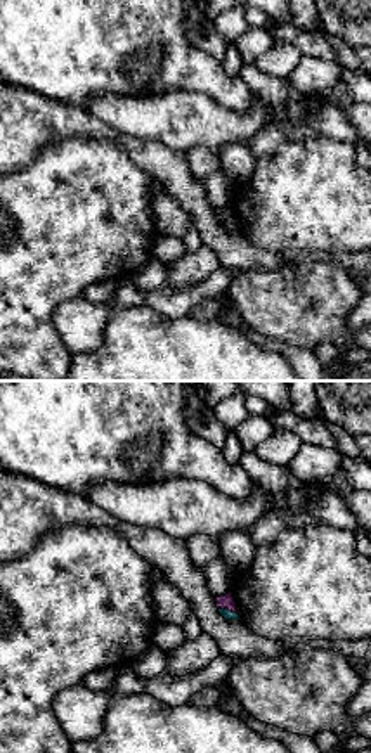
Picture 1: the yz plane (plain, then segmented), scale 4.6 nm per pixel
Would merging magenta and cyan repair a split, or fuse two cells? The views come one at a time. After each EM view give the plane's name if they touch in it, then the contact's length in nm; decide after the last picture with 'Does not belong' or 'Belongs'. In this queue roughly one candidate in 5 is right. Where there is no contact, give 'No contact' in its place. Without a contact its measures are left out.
Touches magenta in yz. Shared border 90 nm

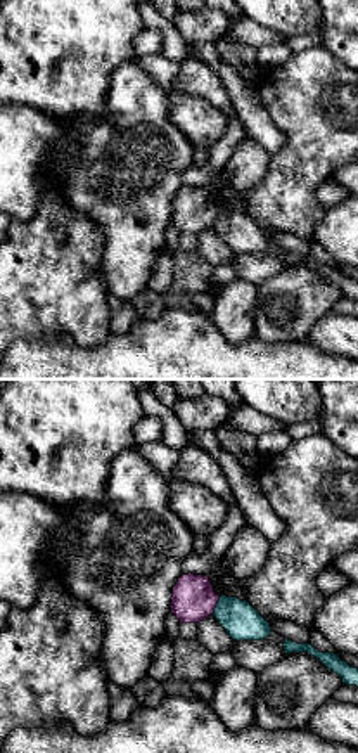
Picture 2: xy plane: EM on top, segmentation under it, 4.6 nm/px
Touches magenta in xy. Shared border 100 nm

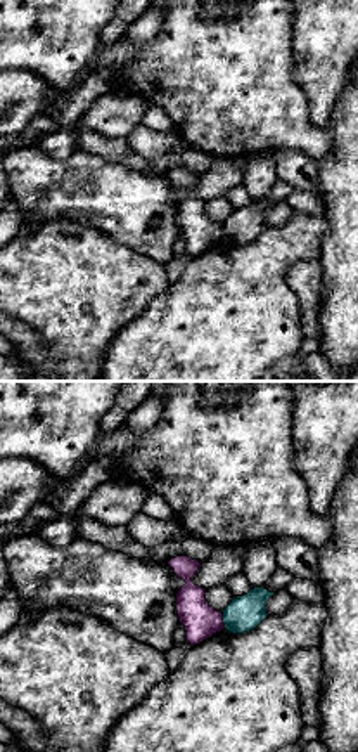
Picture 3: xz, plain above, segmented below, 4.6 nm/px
Touches magenta in xz. Shared border 70 nm

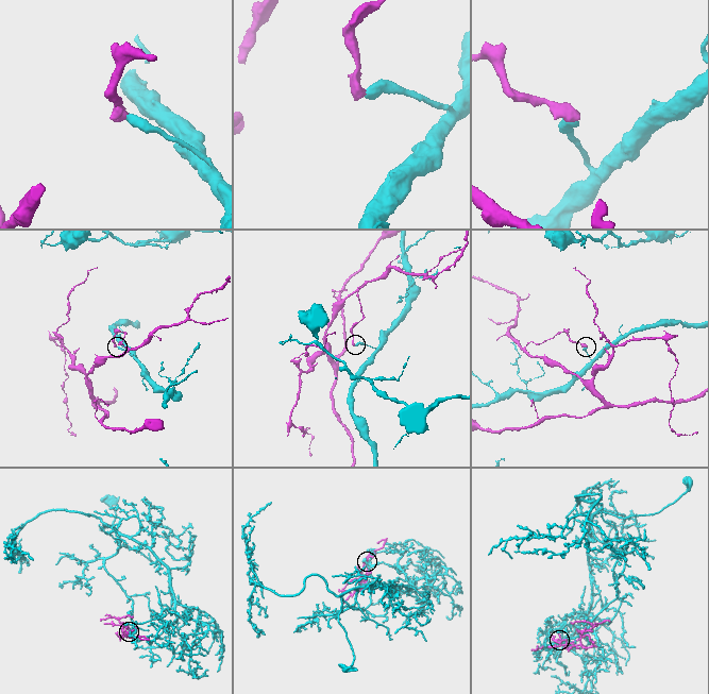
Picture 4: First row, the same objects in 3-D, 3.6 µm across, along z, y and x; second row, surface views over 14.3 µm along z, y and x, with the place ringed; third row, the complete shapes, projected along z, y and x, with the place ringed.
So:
Does not belong

